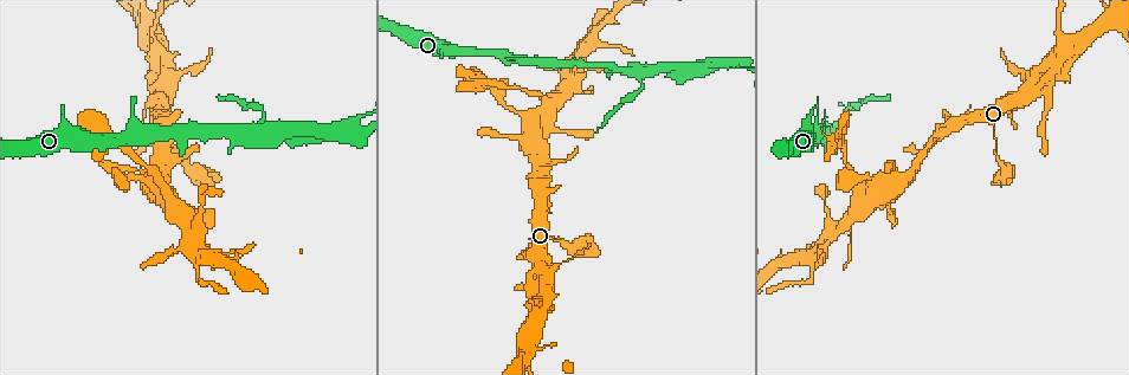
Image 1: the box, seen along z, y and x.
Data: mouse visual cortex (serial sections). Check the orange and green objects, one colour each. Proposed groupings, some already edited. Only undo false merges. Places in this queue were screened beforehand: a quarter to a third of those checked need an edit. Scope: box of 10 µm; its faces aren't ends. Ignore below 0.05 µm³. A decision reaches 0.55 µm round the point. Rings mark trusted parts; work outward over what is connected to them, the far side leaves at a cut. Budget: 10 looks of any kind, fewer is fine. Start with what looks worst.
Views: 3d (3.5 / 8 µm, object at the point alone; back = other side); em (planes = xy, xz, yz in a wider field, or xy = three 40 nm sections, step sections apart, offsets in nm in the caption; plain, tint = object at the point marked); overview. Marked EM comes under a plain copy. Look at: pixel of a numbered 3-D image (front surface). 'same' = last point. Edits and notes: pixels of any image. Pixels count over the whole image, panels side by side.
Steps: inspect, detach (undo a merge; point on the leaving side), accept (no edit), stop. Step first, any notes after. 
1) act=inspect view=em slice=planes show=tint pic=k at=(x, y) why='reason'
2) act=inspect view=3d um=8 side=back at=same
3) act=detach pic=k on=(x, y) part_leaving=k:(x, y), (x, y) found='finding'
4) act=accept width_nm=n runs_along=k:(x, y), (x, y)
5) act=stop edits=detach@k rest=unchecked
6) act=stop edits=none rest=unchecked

act=inspect view=3d um=3.5 pic=1 at=(845, 225) why='a fork'

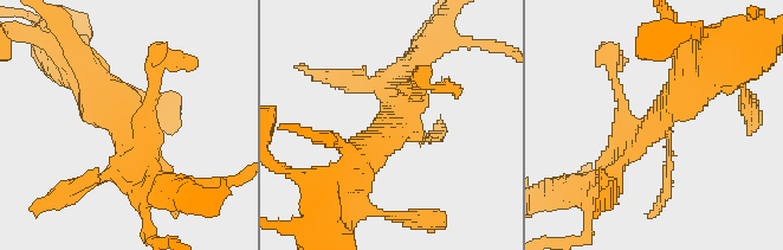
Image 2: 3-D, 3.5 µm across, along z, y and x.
act=inspect view=em slice=planes show=tint pic=2 at=(395, 120)

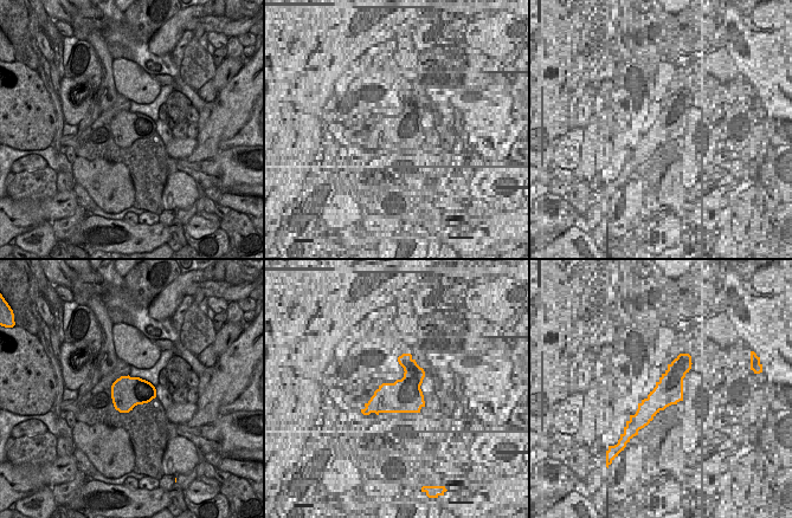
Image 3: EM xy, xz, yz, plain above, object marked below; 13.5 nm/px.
act=accept runs_along=2:(700, 78), (597, 173) found='one cell here'

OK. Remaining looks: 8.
act=inspect view=3d um=8 pic=1 at=(833, 130) why='a fork'

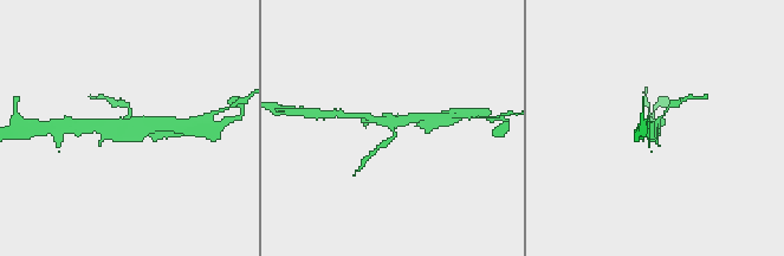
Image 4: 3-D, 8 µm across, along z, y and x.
act=inspect view=em slice=planes show=tint at=same why='need the tissue'

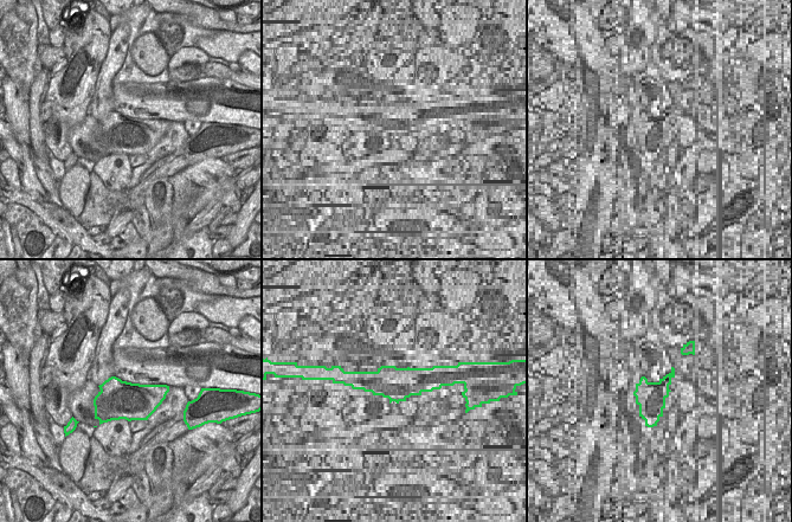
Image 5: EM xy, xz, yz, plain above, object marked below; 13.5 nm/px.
act=detach pic=4 on=(226, 108) found='a second cell is stuck on'

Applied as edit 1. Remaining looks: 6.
act=inspect view=3d um=8 side=back pic=1 at=(494, 81)

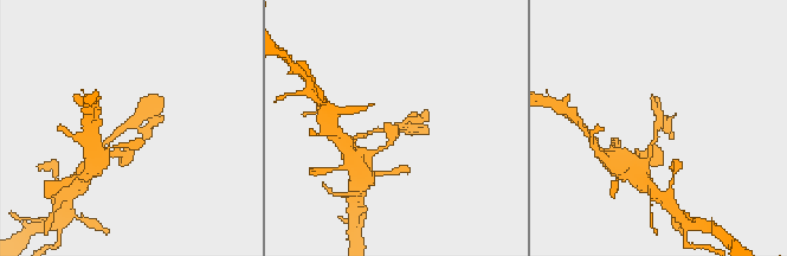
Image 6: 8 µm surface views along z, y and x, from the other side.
act=inspect view=3d um=3.5 at=same

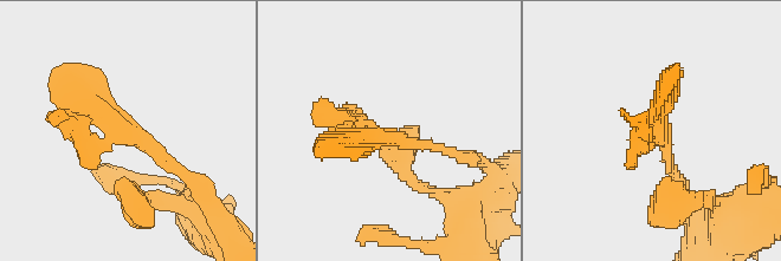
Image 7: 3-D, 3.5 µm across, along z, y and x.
act=inspect view=em slice=xy step=5 show=tint pic=7 at=(128, 134) why='now the EM'

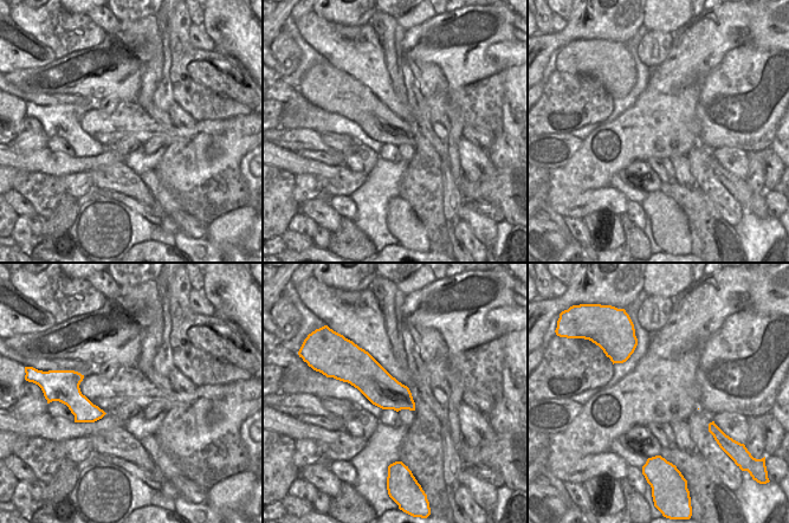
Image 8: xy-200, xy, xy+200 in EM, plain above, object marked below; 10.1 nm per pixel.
act=accept runs_along=7:(187, 174), (129, 138), (63, 79) found='one cell here'

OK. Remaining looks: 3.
act=stop edits=detach@4 rest=unchecked

